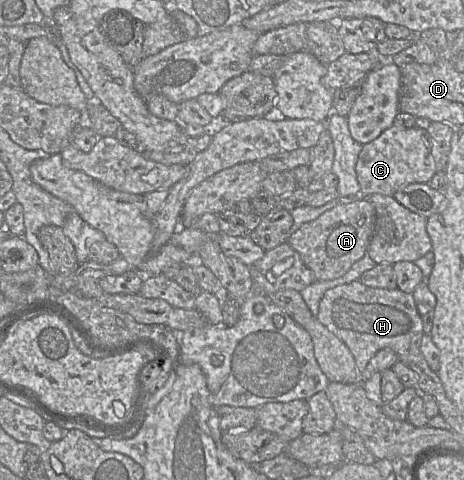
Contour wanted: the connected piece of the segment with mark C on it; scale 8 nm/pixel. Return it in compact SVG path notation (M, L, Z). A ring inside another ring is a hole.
M396 124L363 145L356 164L357 180L364 197L372 194L394 196L405 185L428 183L436 172L427 131L418 127L399 127Z

